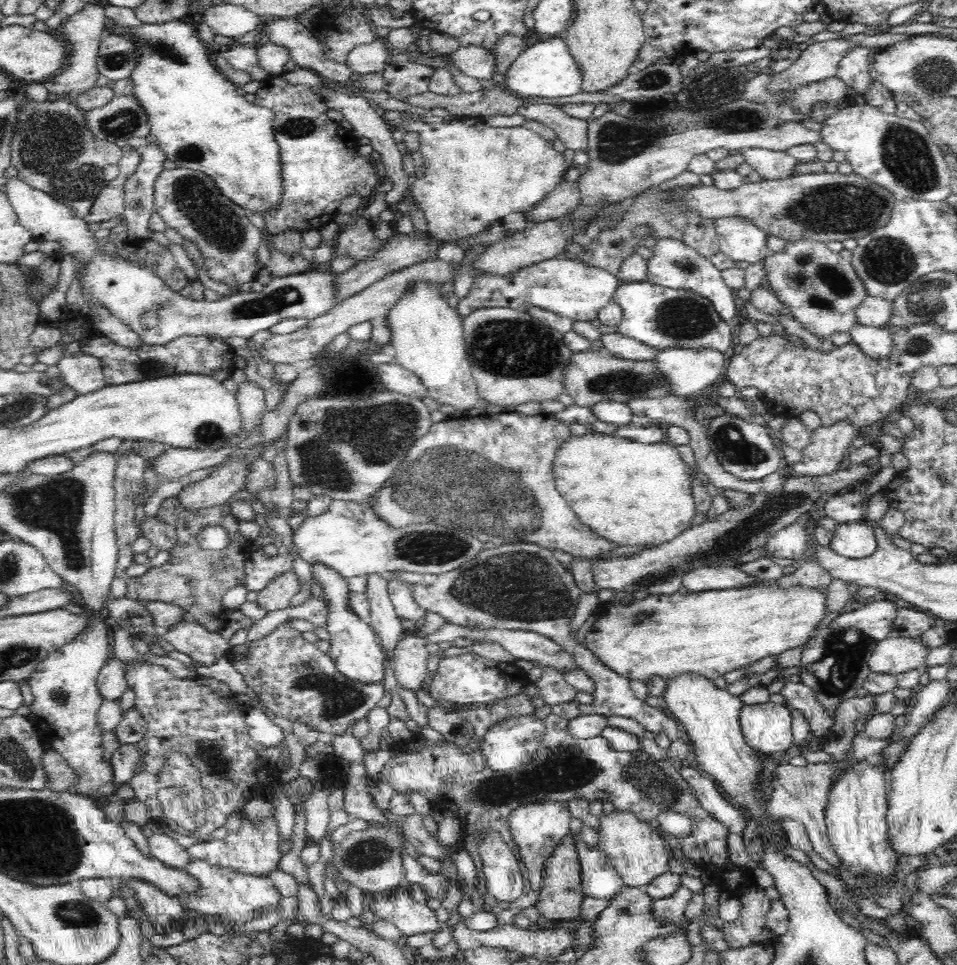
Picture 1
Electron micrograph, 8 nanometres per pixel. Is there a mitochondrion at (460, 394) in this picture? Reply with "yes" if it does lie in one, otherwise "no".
no

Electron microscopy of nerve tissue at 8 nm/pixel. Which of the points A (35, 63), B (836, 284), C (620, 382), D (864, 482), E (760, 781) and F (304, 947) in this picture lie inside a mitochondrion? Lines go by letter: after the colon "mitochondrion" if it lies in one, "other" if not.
A: other
B: mitochondrion
C: mitochondrion
D: other
E: other
F: other

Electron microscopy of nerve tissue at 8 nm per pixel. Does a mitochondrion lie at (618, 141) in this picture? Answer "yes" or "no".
yes

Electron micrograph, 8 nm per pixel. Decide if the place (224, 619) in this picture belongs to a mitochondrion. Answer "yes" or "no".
no

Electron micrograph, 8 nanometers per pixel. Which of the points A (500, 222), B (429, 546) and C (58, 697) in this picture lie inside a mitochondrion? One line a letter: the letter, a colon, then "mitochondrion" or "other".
A: other
B: mitochondrion
C: mitochondrion

